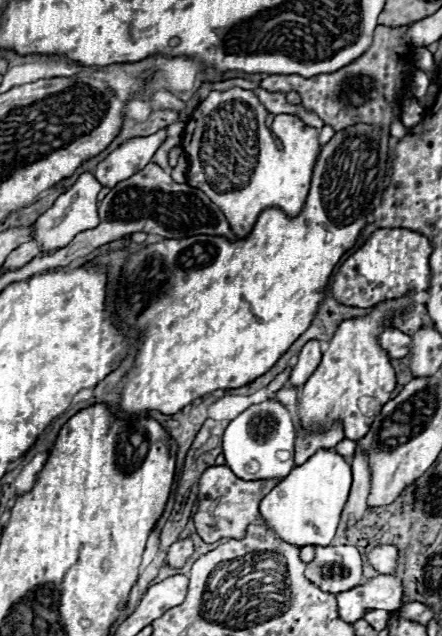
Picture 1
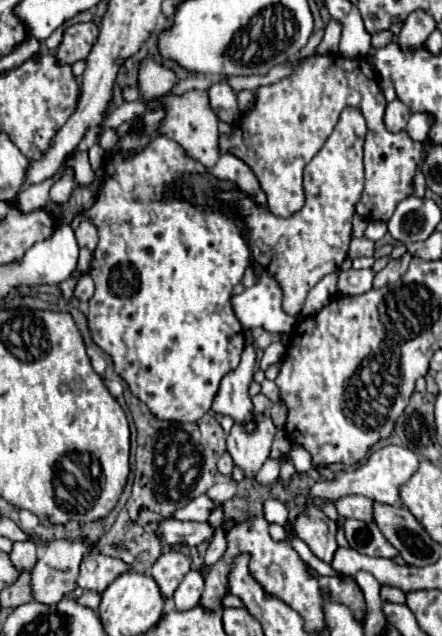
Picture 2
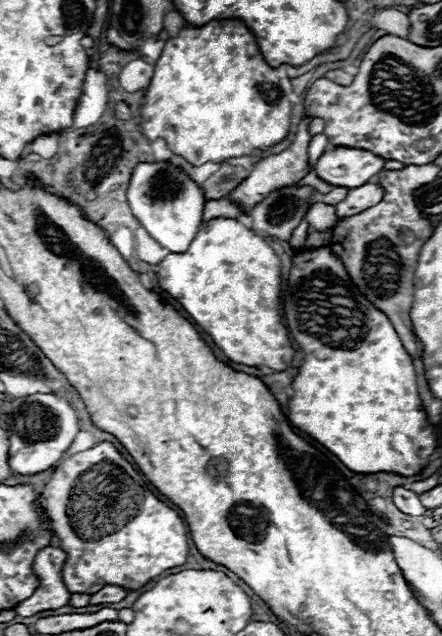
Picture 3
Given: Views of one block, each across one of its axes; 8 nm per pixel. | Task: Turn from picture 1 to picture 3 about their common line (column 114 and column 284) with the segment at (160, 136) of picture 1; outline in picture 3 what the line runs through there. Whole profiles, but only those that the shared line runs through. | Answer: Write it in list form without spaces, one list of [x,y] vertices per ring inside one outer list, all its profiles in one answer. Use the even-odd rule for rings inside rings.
[[[304,118],[304,120],[300,122],[296,134],[294,134],[292,144],[290,144],[284,152],[272,154],[272,156],[260,160],[260,162],[254,166],[254,170],[250,172],[250,176],[234,190],[228,198],[234,200],[234,202],[238,202],[238,204],[242,204],[242,206],[246,206],[246,210],[250,212],[250,210],[252,210],[260,200],[264,200],[272,190],[300,182],[300,180],[310,172],[310,166],[308,166],[308,150],[306,150],[306,148],[308,148],[308,142],[310,142],[310,138],[312,138],[312,136],[308,134],[308,122],[310,122],[310,120],[312,120],[312,118]]]

